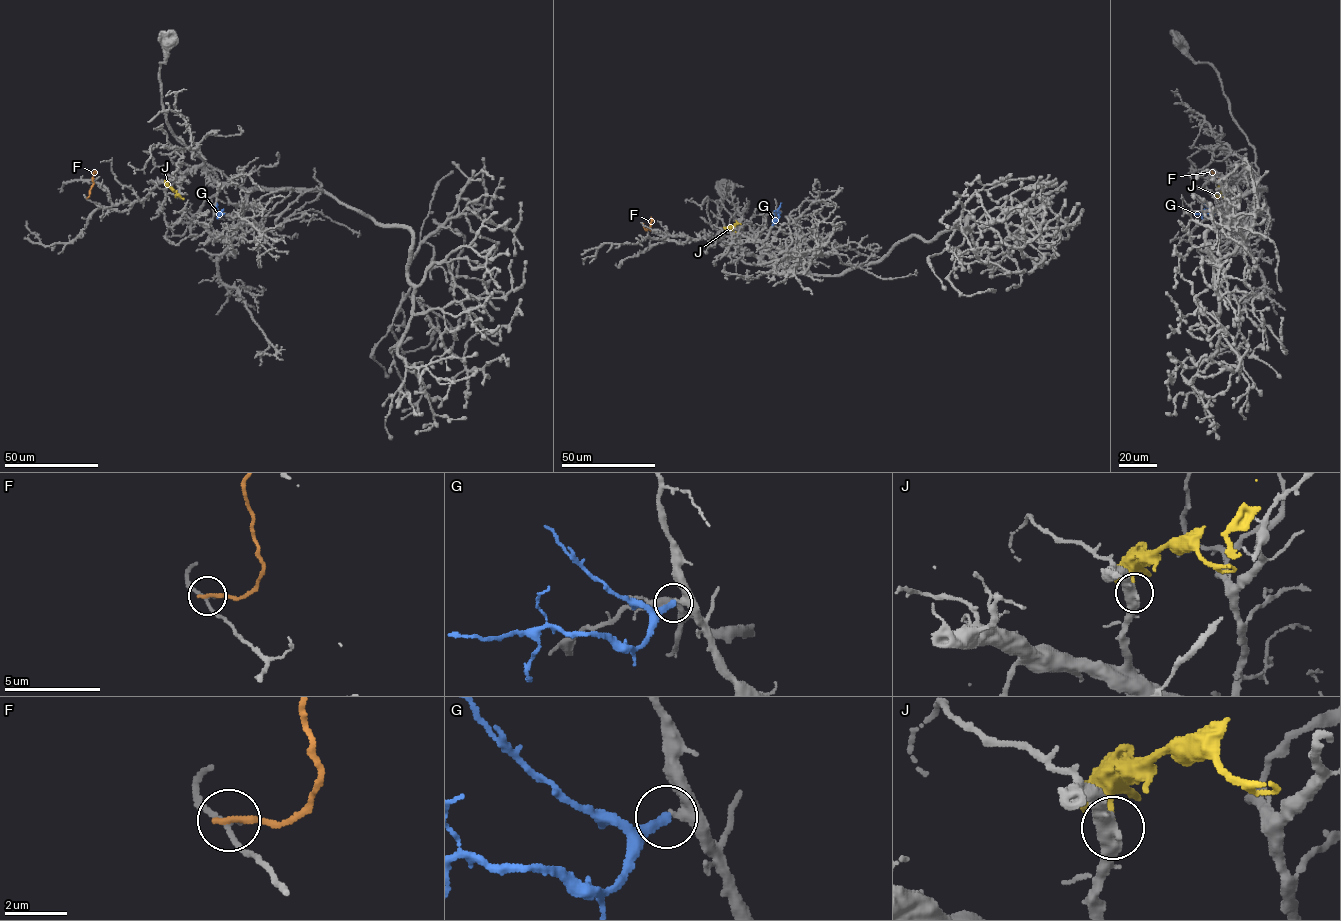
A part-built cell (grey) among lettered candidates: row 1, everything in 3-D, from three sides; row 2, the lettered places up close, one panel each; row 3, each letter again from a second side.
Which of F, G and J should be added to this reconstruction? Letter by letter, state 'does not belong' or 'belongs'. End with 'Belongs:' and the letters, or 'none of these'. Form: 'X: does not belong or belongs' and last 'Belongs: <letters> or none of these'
F: does not belong
G: belongs
J: does not belong
Belongs: G

